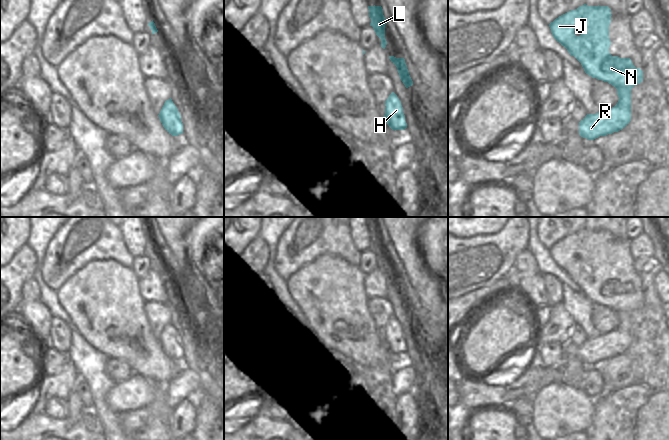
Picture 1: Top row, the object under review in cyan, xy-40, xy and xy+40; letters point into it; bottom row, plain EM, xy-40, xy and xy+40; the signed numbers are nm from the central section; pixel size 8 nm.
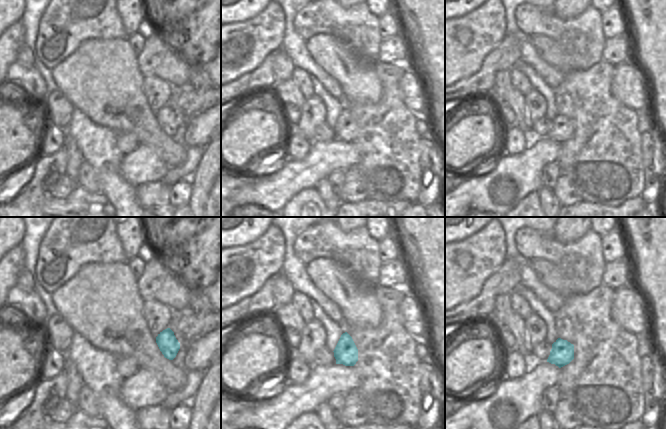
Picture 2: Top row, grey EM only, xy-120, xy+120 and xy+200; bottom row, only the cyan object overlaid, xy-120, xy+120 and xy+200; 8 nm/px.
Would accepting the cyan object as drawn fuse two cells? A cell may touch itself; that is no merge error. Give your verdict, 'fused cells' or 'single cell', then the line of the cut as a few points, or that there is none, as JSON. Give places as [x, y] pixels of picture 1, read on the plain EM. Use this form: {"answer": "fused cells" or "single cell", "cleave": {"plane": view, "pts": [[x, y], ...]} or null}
{"answer": "fused cells", "cleave": {"plane": "xy", "pts": [[386, 331], [385, 344]]}}

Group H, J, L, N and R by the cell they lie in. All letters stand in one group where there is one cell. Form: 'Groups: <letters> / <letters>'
Groups: H / J L N R

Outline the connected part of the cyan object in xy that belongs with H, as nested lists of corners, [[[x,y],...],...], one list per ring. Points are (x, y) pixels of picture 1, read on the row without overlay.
[[[392,316],[385,325],[385,330],[387,332],[387,343],[385,345],[388,350],[395,355],[406,353],[407,347],[405,345],[403,331],[401,325],[394,316]]]

